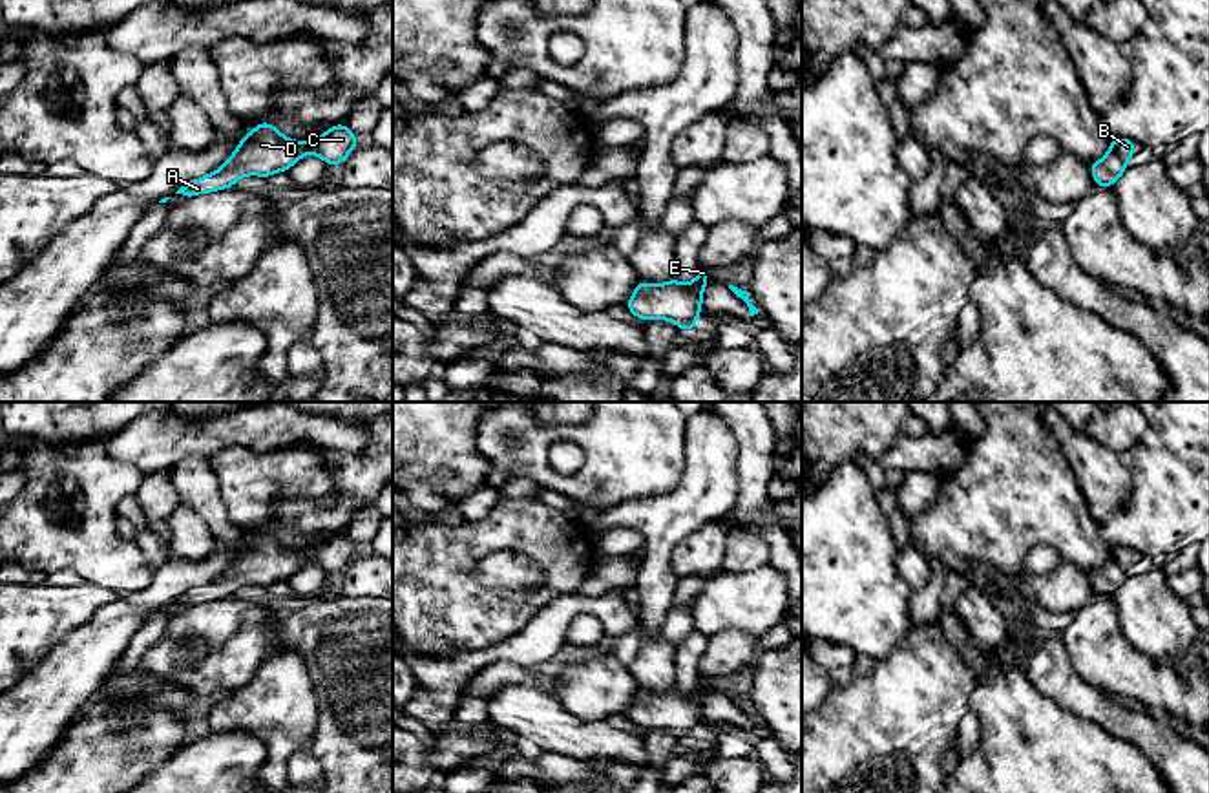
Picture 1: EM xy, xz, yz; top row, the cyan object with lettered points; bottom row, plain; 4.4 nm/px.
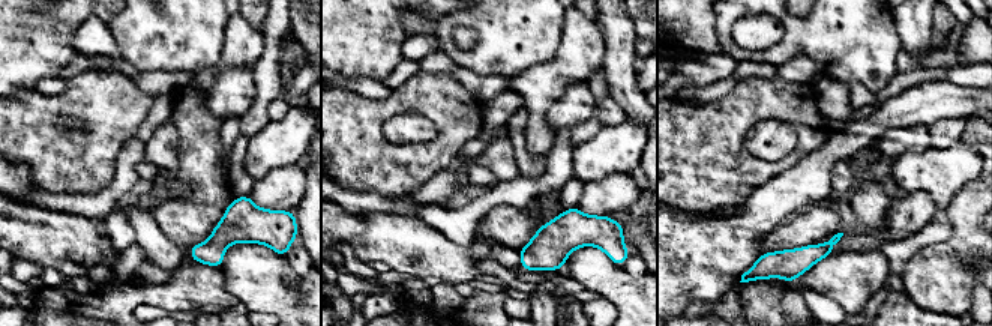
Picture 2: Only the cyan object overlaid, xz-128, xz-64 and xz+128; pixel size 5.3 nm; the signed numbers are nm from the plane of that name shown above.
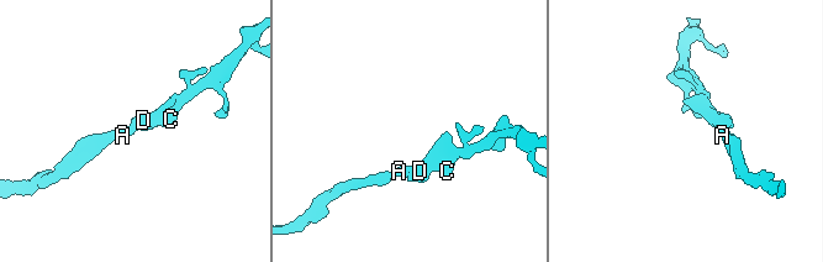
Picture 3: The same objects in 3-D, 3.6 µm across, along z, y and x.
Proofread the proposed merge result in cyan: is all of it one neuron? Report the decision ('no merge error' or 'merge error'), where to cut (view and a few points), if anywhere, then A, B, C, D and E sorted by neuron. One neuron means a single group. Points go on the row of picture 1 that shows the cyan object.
no merge error; cut none; groups A B C D E

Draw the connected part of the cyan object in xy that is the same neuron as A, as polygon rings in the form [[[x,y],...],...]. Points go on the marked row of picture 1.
[[[259,121],[254,132],[243,133],[221,168],[186,183],[175,194],[192,197],[219,192],[236,186],[243,175],[268,179],[278,172],[289,172],[298,159],[309,153],[321,157],[331,168],[338,168],[360,143],[345,122],[334,124],[316,141],[292,141],[274,124]]]

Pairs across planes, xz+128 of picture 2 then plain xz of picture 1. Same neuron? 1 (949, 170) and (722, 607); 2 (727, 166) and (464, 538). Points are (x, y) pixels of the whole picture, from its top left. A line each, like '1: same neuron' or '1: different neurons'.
1: same neuron
2: same neuron

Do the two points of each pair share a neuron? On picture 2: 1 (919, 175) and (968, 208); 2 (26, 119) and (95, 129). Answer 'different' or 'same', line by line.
1: different
2: same

